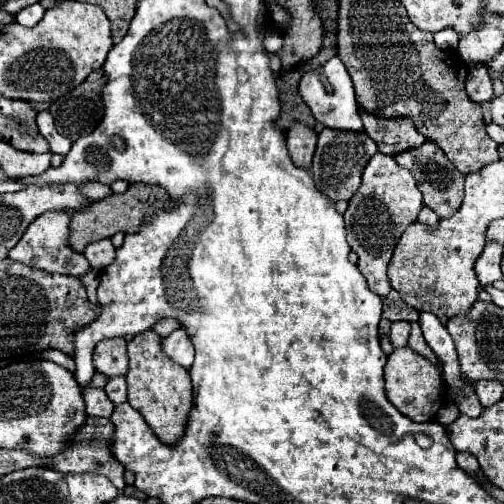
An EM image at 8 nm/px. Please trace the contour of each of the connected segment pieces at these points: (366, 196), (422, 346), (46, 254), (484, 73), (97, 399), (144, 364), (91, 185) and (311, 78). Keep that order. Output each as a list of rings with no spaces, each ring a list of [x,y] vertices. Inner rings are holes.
[[[376,153],[362,173],[362,185],[356,195],[352,195],[348,209],[344,213],[346,237],[358,255],[358,269],[368,281],[368,289],[380,297],[390,293],[390,283],[386,277],[386,267],[392,251],[404,233],[404,229],[416,221],[422,207],[422,193],[412,177],[412,173],[400,167],[390,155]]]
[[[418,321],[412,323],[412,331],[410,331],[408,345],[410,345],[414,351],[420,351],[420,353],[422,353],[426,359],[430,359],[434,365],[438,365],[436,355],[432,353],[432,349],[426,345],[426,341],[424,341],[424,337],[422,337],[422,329],[420,329],[420,323],[418,323]]]
[[[46,211],[46,213],[38,215],[28,225],[22,239],[16,243],[16,247],[10,251],[8,257],[14,261],[20,261],[24,265],[36,267],[36,269],[80,277],[82,273],[86,273],[90,269],[90,263],[86,261],[86,257],[82,253],[76,253],[74,249],[70,249],[70,245],[68,245],[68,221],[70,221],[70,213],[66,213],[66,211]]]
[[[474,67],[466,77],[466,93],[472,101],[484,103],[494,97],[492,93],[492,77],[486,67]]]
[[[84,387],[82,397],[86,403],[86,413],[93,413],[94,416],[107,416],[114,411],[114,403],[108,399],[104,389]]]
[[[152,329],[142,331],[134,335],[132,341],[128,341],[128,359],[128,403],[144,415],[146,423],[164,443],[174,443],[184,435],[188,409],[192,407],[192,385],[188,369],[166,357],[162,349],[162,337]]]
[[[86,181],[86,183],[78,185],[78,189],[80,189],[88,199],[92,199],[92,201],[104,199],[106,195],[110,195],[108,185],[102,185],[102,183],[98,183],[98,181]]]
[[[306,71],[302,75],[302,93],[314,119],[332,129],[362,131],[350,75],[320,75],[320,91],[322,97],[318,97],[318,75]]]

